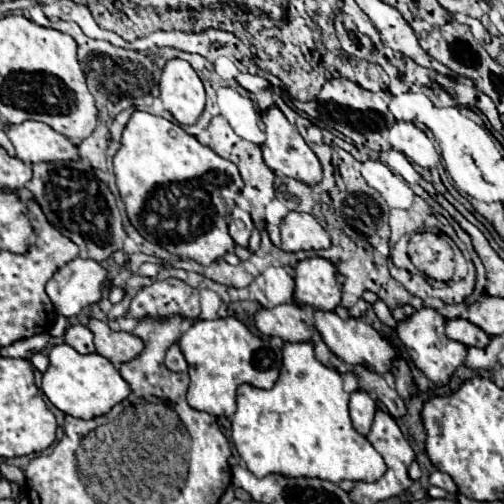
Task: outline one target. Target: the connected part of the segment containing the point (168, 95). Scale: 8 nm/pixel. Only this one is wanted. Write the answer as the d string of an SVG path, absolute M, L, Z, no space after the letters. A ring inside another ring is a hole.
M169 59L159 81L165 109L181 125L193 125L205 107L205 89L195 69L183 59Z

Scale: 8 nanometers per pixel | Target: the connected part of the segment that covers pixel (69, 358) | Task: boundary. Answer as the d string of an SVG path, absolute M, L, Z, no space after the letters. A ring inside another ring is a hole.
M67 343L55 345L49 351L49 367L43 373L41 389L59 411L79 419L93 419L105 415L111 407L121 403L131 393L131 387L123 381L123 377L109 359L97 353L81 355Z

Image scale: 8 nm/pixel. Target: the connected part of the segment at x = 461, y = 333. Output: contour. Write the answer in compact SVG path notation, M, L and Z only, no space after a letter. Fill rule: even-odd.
M467 319L447 321L445 333L447 333L449 339L459 341L459 343L463 343L467 347L487 347L487 343L489 343L489 335L481 327L469 323Z

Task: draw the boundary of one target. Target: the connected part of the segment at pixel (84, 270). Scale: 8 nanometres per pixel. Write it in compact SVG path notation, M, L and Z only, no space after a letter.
M73 259L65 263L47 283L45 291L53 301L55 313L63 317L77 315L83 307L101 299L101 287L107 271L93 259Z

